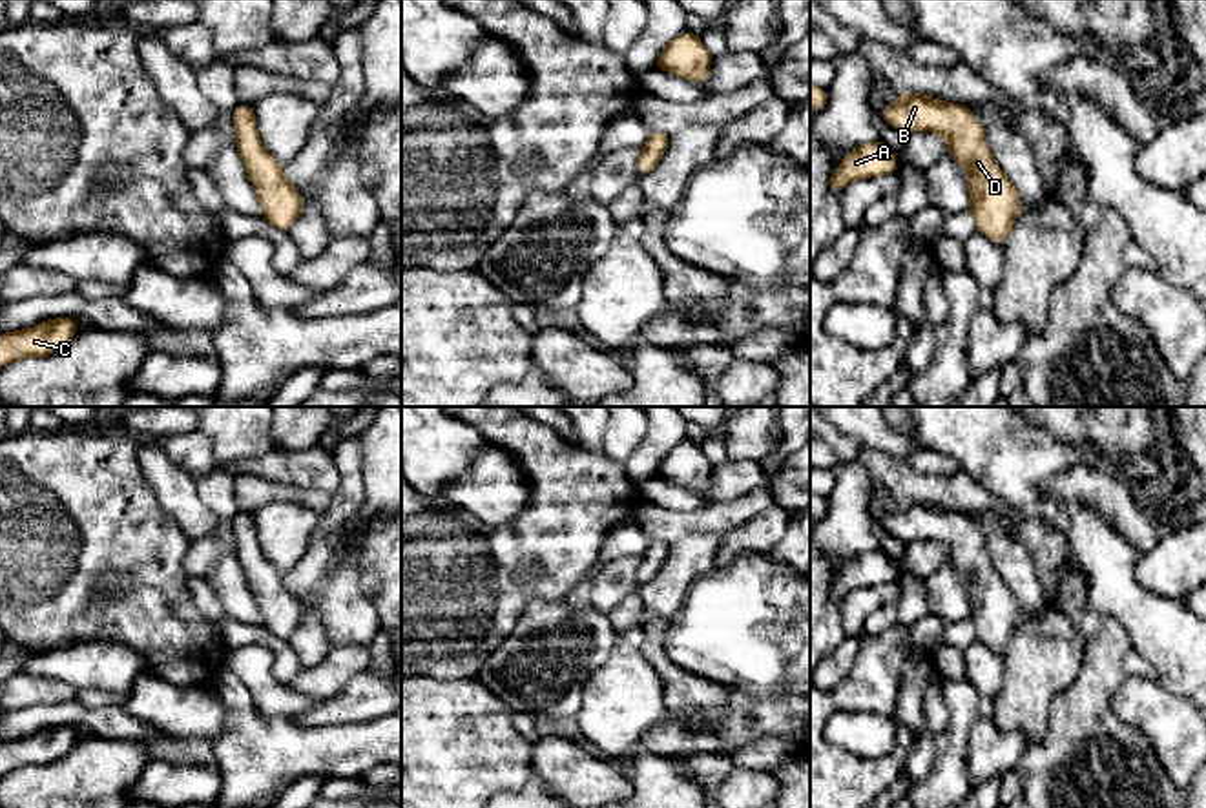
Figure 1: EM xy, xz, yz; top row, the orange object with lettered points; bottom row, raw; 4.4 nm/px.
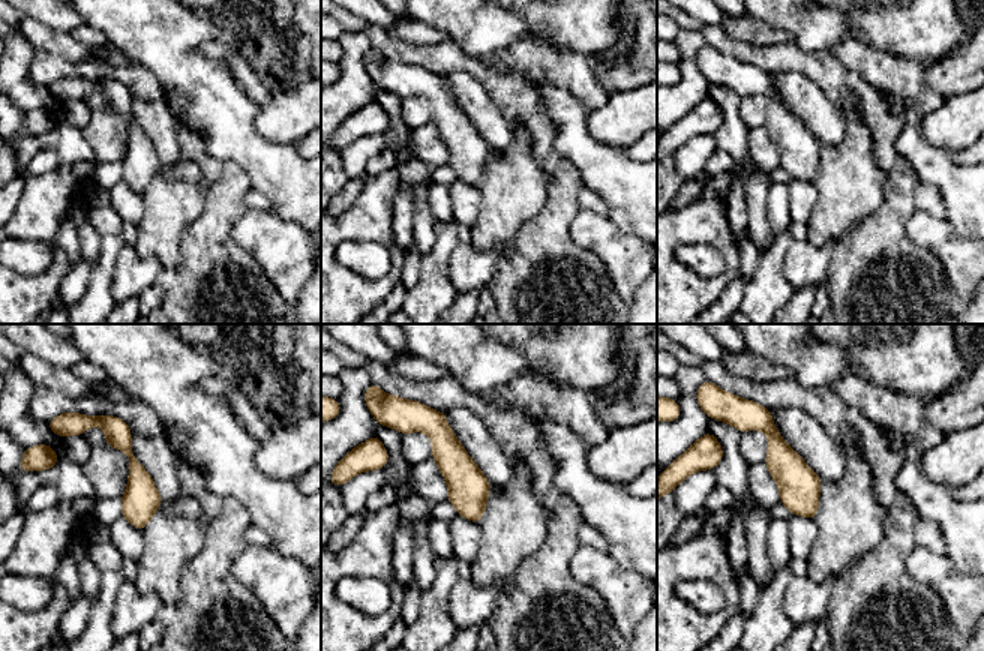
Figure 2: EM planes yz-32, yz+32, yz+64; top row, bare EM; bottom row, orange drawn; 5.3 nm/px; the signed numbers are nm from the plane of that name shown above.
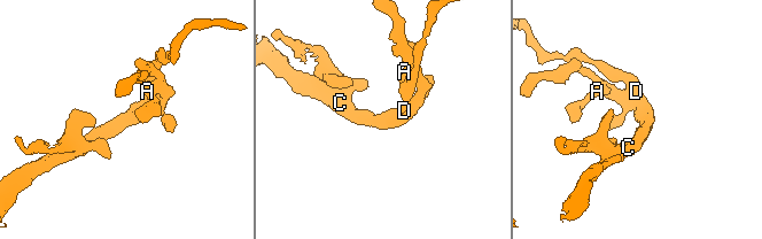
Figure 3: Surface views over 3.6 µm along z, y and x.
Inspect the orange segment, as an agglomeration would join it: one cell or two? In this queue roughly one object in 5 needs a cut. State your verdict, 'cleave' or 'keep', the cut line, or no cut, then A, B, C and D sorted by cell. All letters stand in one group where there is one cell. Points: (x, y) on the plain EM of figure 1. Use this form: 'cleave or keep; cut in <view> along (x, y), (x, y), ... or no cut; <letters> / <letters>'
keep; no cut; A B C D

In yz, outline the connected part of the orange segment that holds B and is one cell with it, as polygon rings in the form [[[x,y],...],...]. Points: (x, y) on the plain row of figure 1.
[[[903,500],[879,525],[899,540],[936,540],[945,547],[951,565],[967,580],[967,615],[974,624],[976,640],[1003,653],[1024,615],[1013,591],[994,571],[974,522],[962,513]]]

